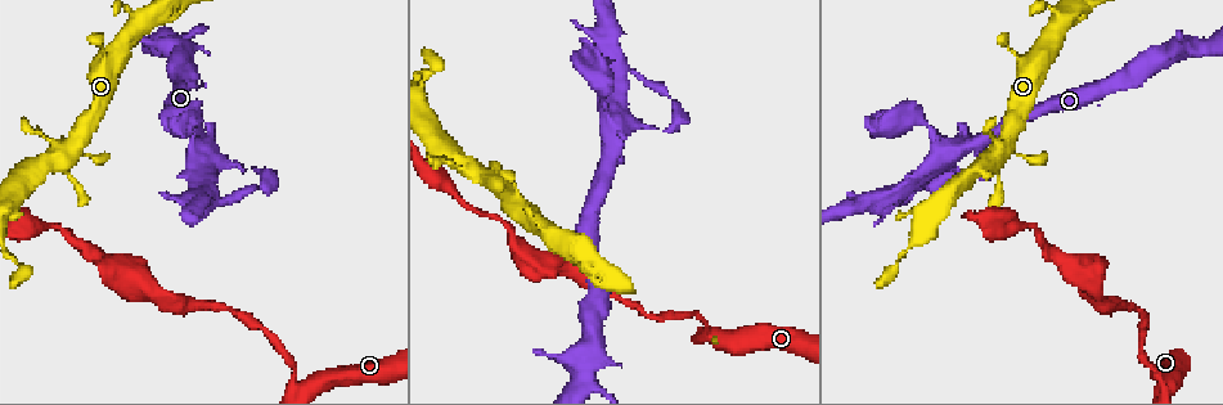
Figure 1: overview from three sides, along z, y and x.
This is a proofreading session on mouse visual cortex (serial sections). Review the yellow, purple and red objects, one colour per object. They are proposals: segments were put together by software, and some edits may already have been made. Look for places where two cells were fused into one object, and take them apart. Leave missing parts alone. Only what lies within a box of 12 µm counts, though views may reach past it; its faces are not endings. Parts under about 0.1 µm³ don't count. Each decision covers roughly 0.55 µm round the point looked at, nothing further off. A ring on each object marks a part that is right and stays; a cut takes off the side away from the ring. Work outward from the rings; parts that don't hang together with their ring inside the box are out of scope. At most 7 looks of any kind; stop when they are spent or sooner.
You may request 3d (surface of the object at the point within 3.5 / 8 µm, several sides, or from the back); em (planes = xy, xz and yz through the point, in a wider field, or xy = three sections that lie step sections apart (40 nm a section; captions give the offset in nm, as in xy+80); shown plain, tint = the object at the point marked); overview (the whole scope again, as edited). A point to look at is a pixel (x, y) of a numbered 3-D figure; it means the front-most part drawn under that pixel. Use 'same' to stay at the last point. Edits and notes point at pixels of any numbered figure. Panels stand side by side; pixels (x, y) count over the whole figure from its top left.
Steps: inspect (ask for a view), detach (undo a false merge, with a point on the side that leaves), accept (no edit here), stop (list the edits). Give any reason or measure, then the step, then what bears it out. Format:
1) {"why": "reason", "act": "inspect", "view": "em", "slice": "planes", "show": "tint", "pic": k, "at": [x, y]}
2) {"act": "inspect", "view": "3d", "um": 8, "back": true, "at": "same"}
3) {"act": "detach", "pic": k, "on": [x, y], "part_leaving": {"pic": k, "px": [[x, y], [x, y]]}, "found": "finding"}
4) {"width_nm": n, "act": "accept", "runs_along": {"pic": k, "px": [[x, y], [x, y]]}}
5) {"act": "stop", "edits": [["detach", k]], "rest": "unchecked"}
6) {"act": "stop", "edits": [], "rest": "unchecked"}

{"why": "three-way junction", "act": "inspect", "view": "3d", "um": 3.5, "pic": 1, "at": [1164, 383]}

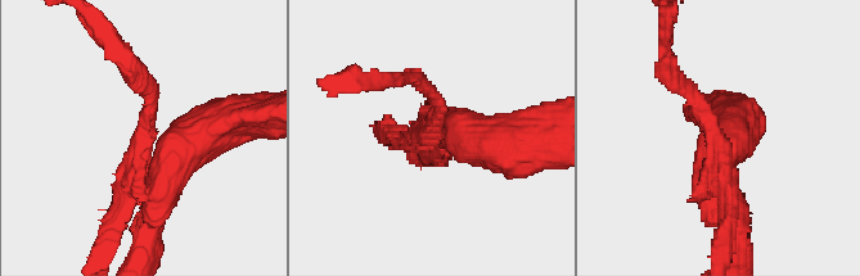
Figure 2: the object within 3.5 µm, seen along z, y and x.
{"act": "inspect", "view": "em", "slice": "xy", "step": 1, "show": "tint", "pic": 2, "at": [716, 131]}

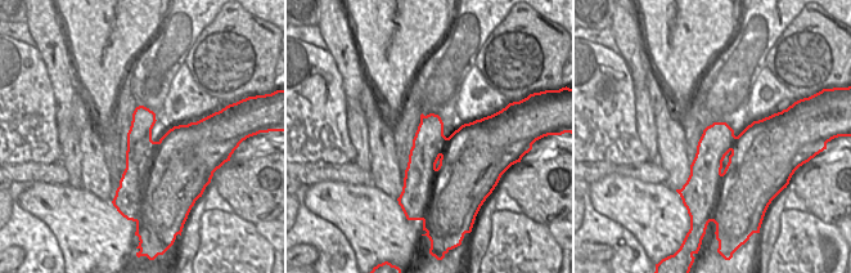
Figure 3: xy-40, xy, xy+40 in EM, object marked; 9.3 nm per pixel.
{"act": "accept", "runs_along": {"pic": 2, "px": [[508, 149], [445, 139], [418, 82]]}, "found": "all the same cell"}

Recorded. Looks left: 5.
{"why": "a fork", "act": "inspect", "view": "3d", "um": 3.5, "pic": 1, "at": [941, 153]}

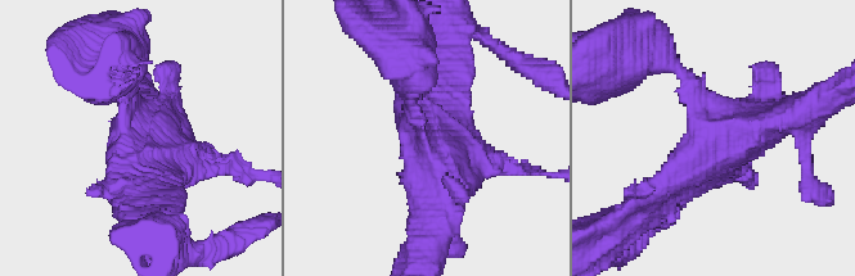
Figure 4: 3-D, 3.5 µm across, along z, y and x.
{"why": "shape alone is not enough", "act": "inspect", "view": "em", "slice": "planes", "show": "tint", "pic": 4, "at": [130, 131]}

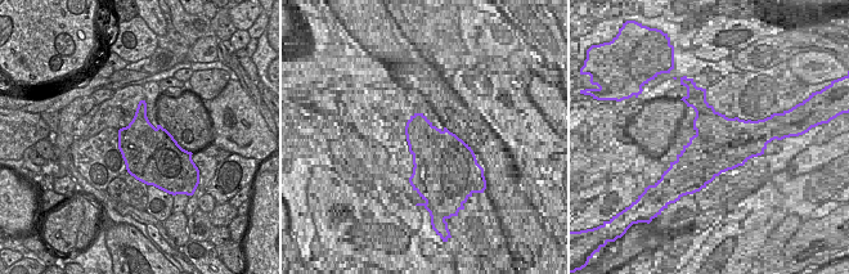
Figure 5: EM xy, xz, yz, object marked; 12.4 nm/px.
{"act": "accept", "runs_along": {"pic": 4, "px": [[793, 116], [743, 127], [655, 198]]}, "found": "continuous, no second cell"}

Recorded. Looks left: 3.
{"why": "three-way junction", "act": "inspect", "view": "3d", "um": 3.5, "pic": 1, "at": [206, 189]}

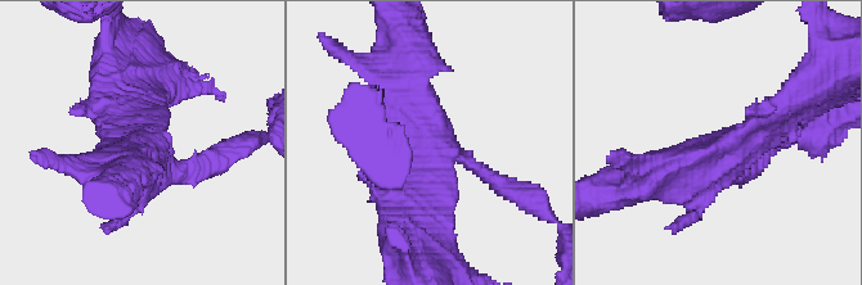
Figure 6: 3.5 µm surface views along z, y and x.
{"why": "need the tissue", "act": "inspect", "view": "em", "slice": "xy", "step": 1, "show": "tint", "pic": 6, "at": [147, 143]}

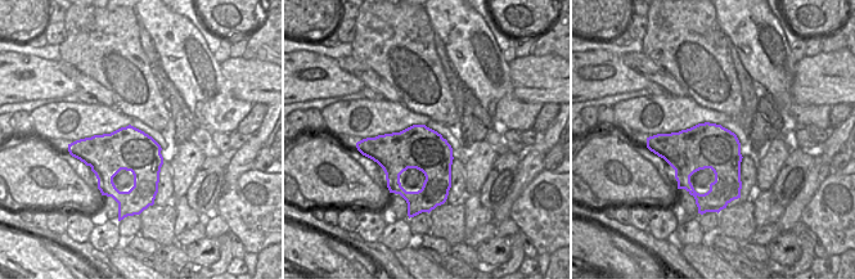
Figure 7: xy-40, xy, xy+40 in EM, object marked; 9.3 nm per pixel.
{"width_nm": 420, "act": "accept", "runs_along": {"pic": 6, "px": [[799, 102], [746, 141], [658, 168]]}, "found": "one cell here"}

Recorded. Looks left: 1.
{"act": "stop", "edits": [], "rest": "unchecked"}

